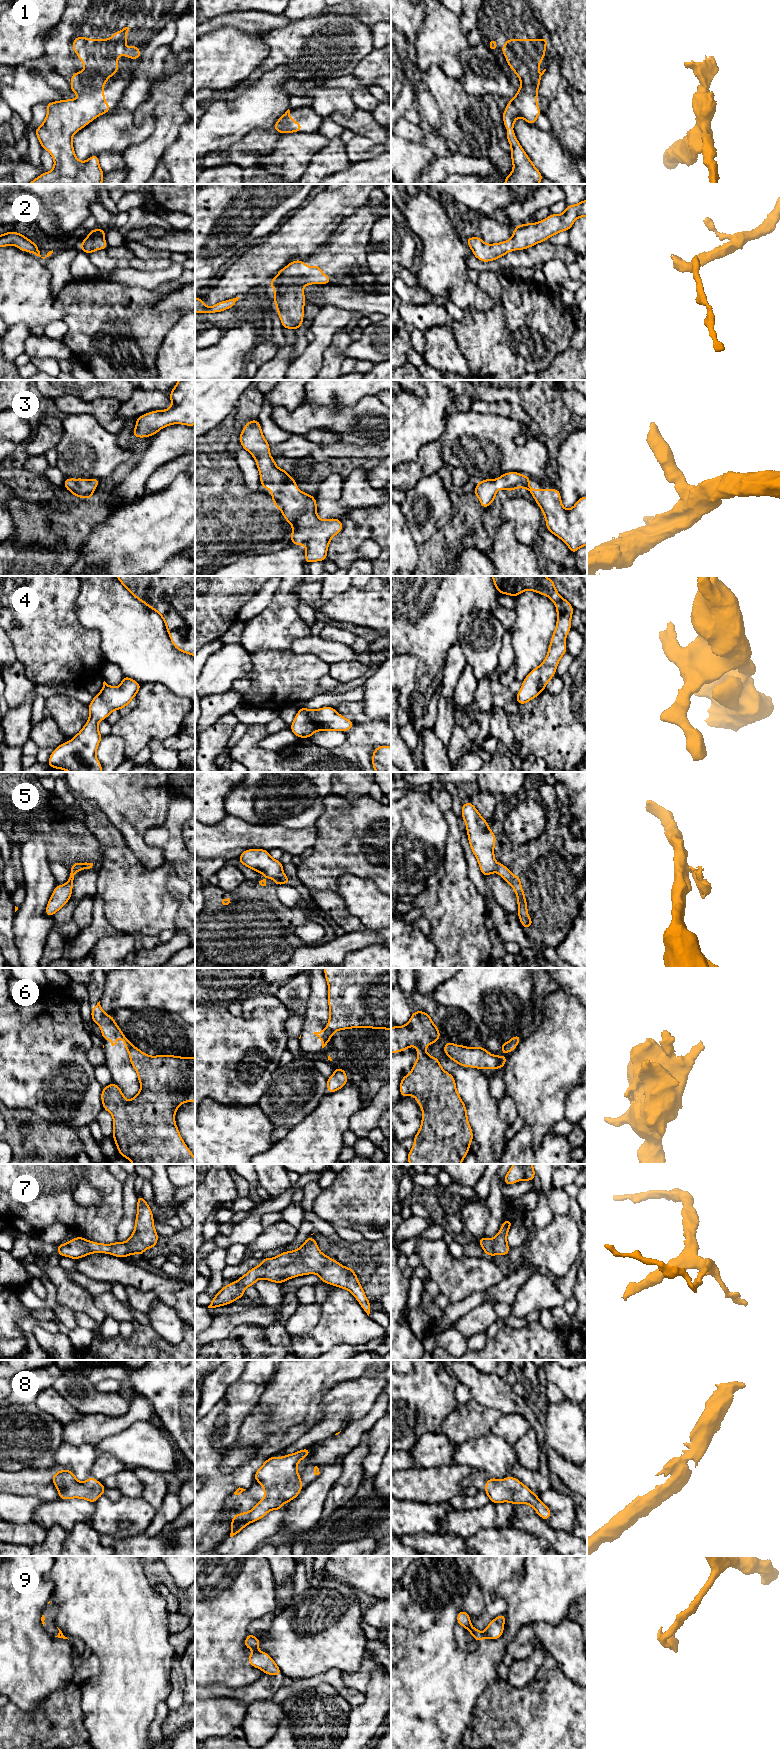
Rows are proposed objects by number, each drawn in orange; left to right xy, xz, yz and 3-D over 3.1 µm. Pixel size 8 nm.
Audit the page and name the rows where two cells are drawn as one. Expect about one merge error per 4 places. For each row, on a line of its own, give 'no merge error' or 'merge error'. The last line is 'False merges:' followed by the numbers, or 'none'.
1: no merge error
2: no merge error
3: no merge error
4: no merge error
5: merge error
6: merge error
7: no merge error
8: no merge error
9: merge error
False merges: 5, 6, 9

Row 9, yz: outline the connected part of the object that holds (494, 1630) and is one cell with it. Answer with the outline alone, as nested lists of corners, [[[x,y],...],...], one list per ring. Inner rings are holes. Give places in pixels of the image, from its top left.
[[[500,1614],[494,1618],[486,1627],[484,1635],[485,1638],[497,1640],[501,1638],[504,1631],[506,1614]]]

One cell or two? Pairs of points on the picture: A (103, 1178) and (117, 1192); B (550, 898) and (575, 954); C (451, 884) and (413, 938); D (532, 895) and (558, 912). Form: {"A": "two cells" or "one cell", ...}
{"A": "one cell", "B": "two cells", "C": "two cells", "D": "one cell"}

